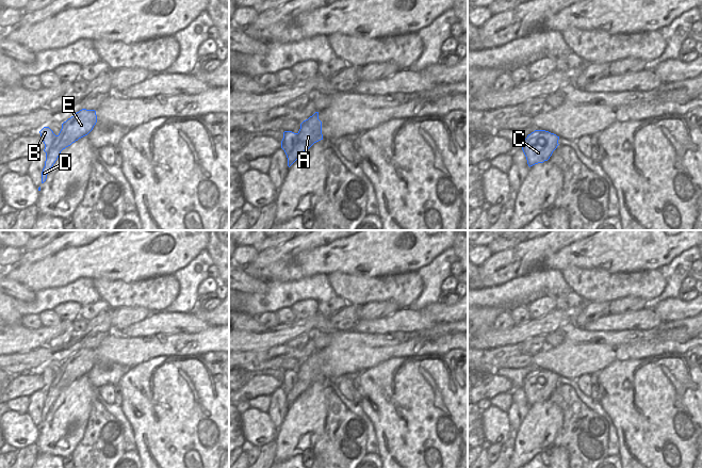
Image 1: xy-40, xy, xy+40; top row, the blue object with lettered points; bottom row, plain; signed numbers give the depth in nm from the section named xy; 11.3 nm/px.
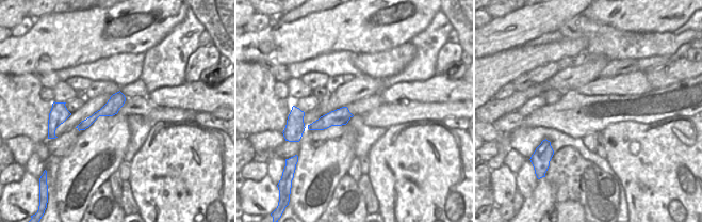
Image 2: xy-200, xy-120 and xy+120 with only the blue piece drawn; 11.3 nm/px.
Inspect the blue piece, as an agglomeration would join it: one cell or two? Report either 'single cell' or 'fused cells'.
fused cells

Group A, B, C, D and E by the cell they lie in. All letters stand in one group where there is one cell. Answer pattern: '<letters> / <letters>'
A D E / B C

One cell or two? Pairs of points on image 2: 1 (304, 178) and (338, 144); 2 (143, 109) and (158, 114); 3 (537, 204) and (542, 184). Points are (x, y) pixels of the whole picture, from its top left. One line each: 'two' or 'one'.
1: one
2: two
3: one

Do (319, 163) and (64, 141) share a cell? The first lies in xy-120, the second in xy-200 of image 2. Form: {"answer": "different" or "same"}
{"answer": "different"}

